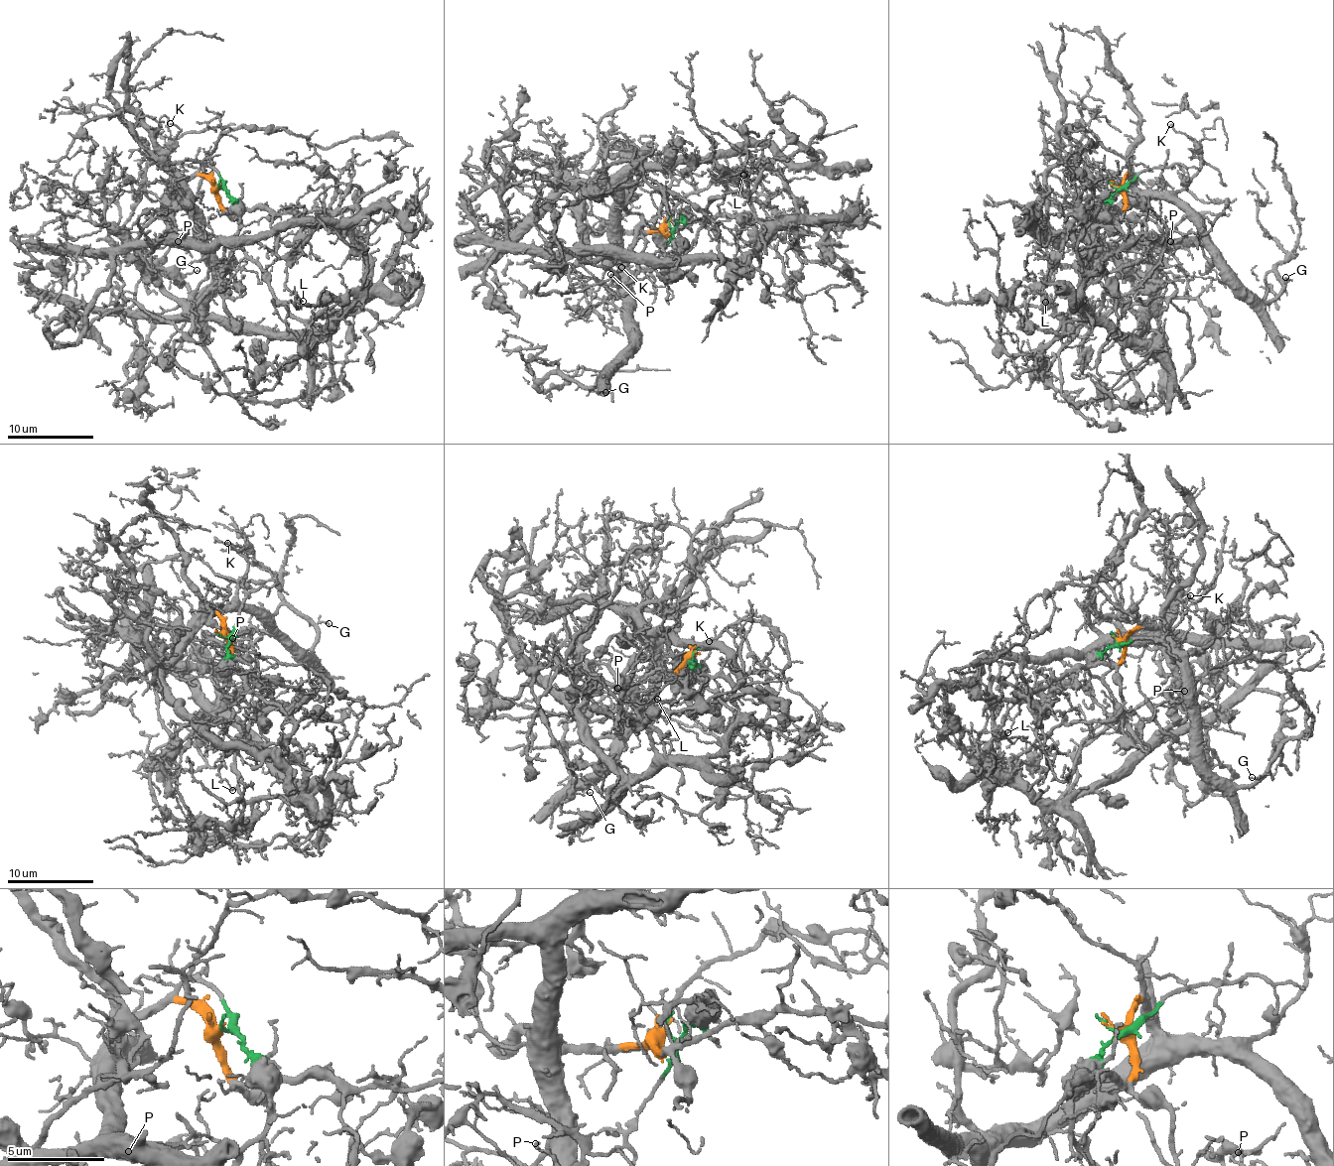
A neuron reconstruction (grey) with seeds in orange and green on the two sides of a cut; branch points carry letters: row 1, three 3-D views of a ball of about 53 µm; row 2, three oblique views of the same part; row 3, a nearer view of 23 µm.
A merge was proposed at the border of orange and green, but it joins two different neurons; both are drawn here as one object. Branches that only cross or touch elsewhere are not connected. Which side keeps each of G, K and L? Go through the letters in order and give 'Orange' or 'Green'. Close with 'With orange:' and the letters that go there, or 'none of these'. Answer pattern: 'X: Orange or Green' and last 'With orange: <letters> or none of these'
G: Orange
K: Orange
L: Green
With orange: G, K

